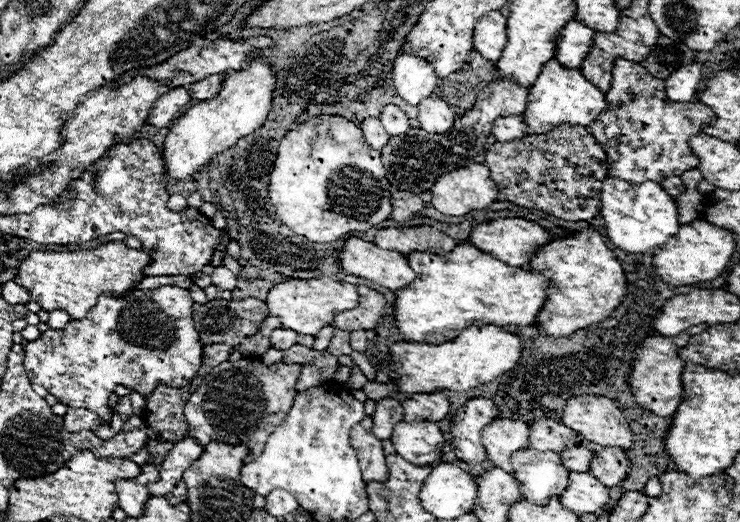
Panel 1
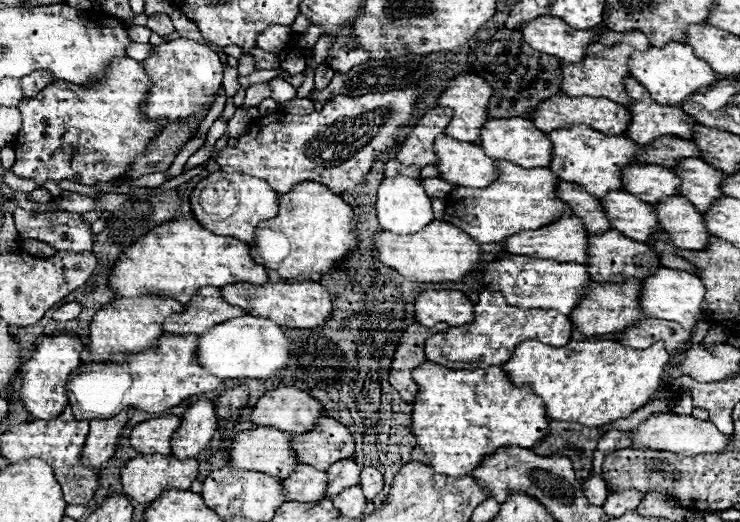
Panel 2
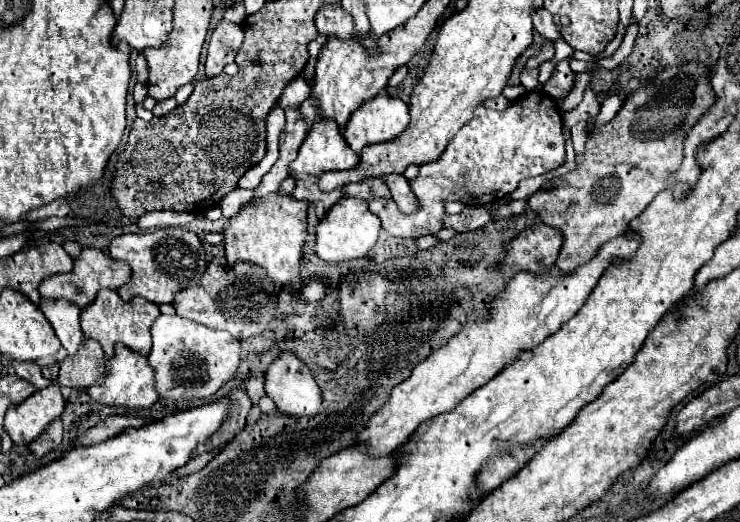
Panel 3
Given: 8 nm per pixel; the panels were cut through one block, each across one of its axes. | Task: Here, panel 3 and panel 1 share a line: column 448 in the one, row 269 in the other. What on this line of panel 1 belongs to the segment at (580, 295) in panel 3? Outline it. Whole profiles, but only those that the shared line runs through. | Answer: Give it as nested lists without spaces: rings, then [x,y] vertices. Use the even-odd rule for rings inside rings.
[[[348,238],[344,242],[338,262],[344,274],[372,280],[392,292],[414,280],[414,272],[408,266],[406,256],[398,252],[384,252],[376,244],[360,238]]]

